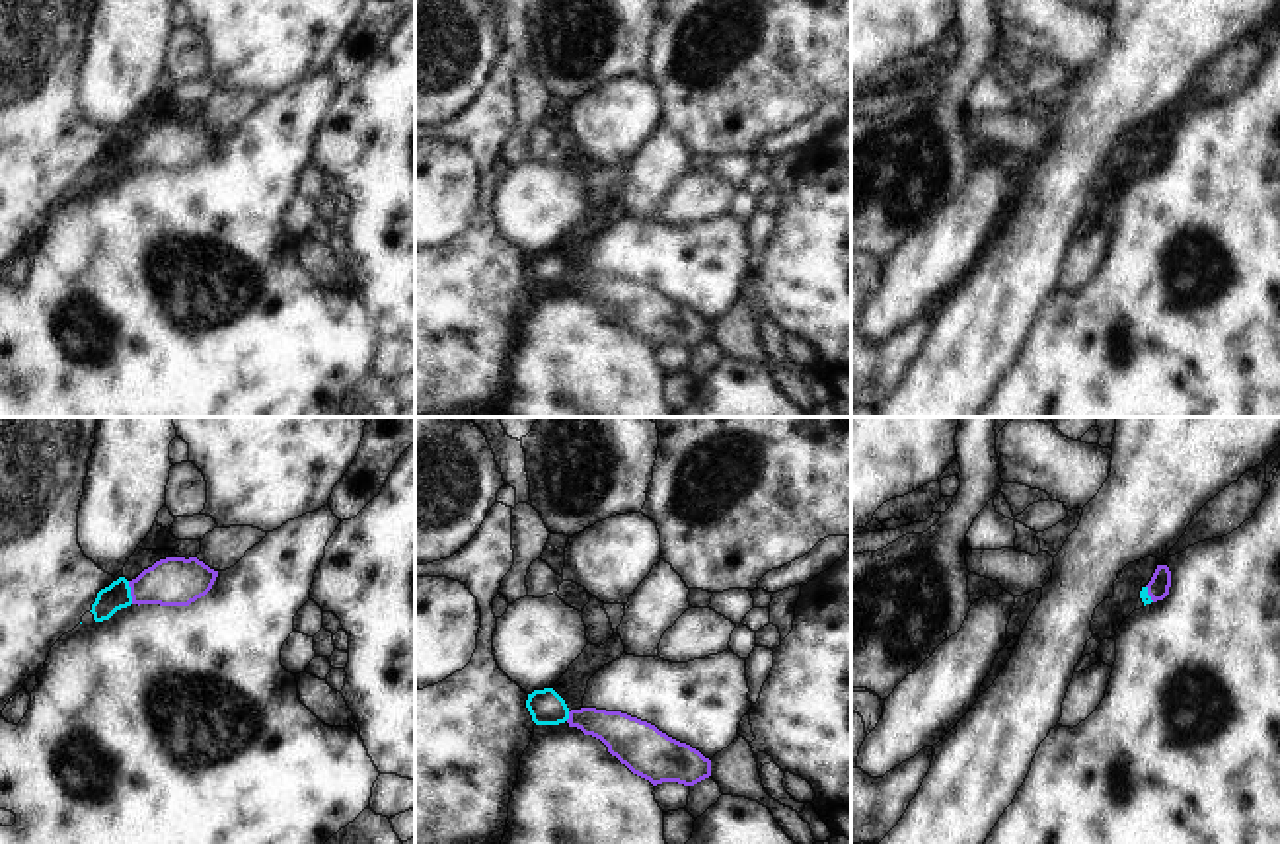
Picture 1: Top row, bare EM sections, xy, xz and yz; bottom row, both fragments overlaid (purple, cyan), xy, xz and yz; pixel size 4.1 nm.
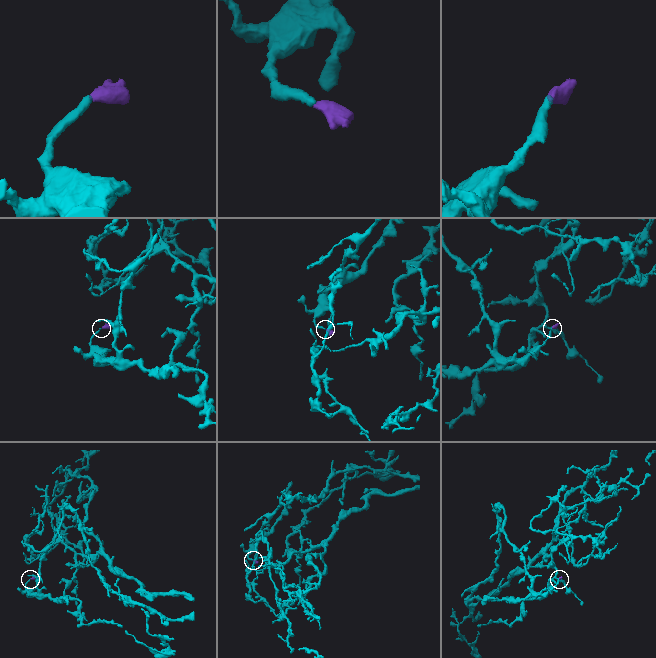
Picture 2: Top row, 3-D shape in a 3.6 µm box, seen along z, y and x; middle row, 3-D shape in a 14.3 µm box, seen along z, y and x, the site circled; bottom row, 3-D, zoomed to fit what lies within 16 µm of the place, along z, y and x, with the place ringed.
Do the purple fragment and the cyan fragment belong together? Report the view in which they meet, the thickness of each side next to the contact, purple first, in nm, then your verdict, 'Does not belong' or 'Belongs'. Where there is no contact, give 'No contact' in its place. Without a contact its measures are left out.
Touches purple in xy. Thickness 200 nm (purple) against 110 nm. Belongs.

